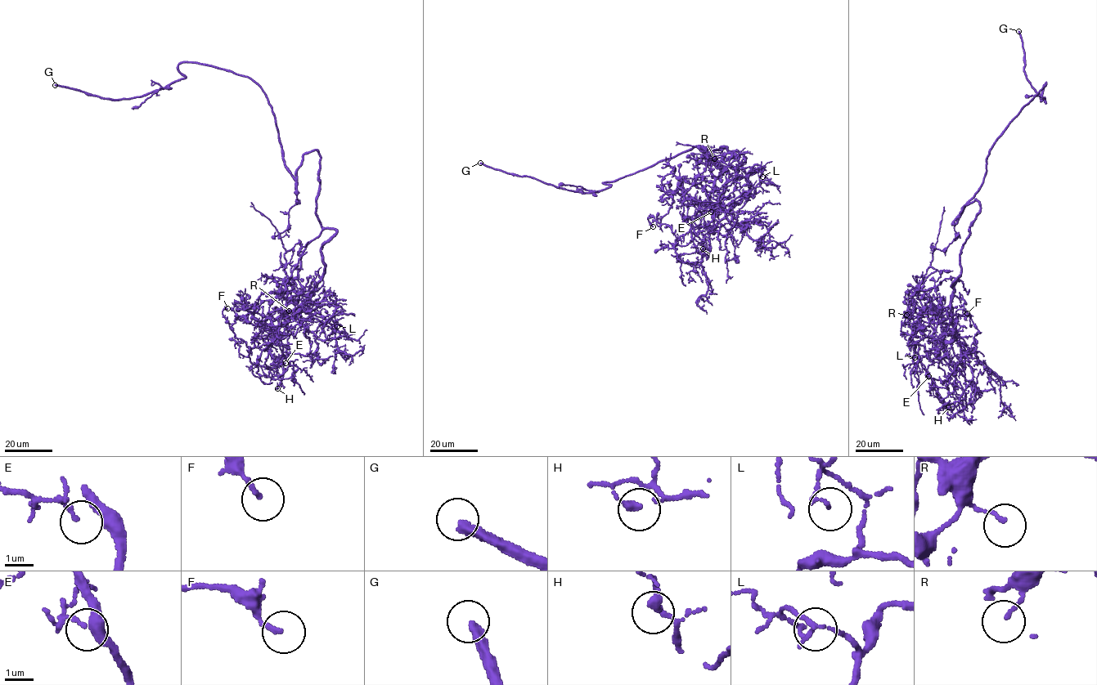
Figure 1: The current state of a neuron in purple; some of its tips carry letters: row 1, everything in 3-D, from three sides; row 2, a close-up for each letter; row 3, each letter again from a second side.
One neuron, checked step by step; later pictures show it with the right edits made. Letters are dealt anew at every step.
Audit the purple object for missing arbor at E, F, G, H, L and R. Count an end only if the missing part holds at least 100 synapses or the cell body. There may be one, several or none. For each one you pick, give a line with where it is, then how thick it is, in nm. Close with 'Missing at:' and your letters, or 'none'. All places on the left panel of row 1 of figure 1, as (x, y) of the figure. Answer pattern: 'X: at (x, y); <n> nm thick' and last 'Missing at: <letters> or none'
G: at (55, 85); 320 nm thick
Missing at: G

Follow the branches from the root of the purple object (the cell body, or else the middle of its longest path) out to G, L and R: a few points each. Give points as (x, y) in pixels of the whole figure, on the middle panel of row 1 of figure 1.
G: (725, 149), (705, 154), (699, 145), (588, 192), (563, 189), (480, 163)
L: (725, 149), (745, 157), (747, 175), (717, 190), (721, 207), (758, 186), (762, 176)
R: (725, 149), (745, 157), (741, 167), (747, 175), (730, 180), (723, 188), (729, 171), (714, 158)

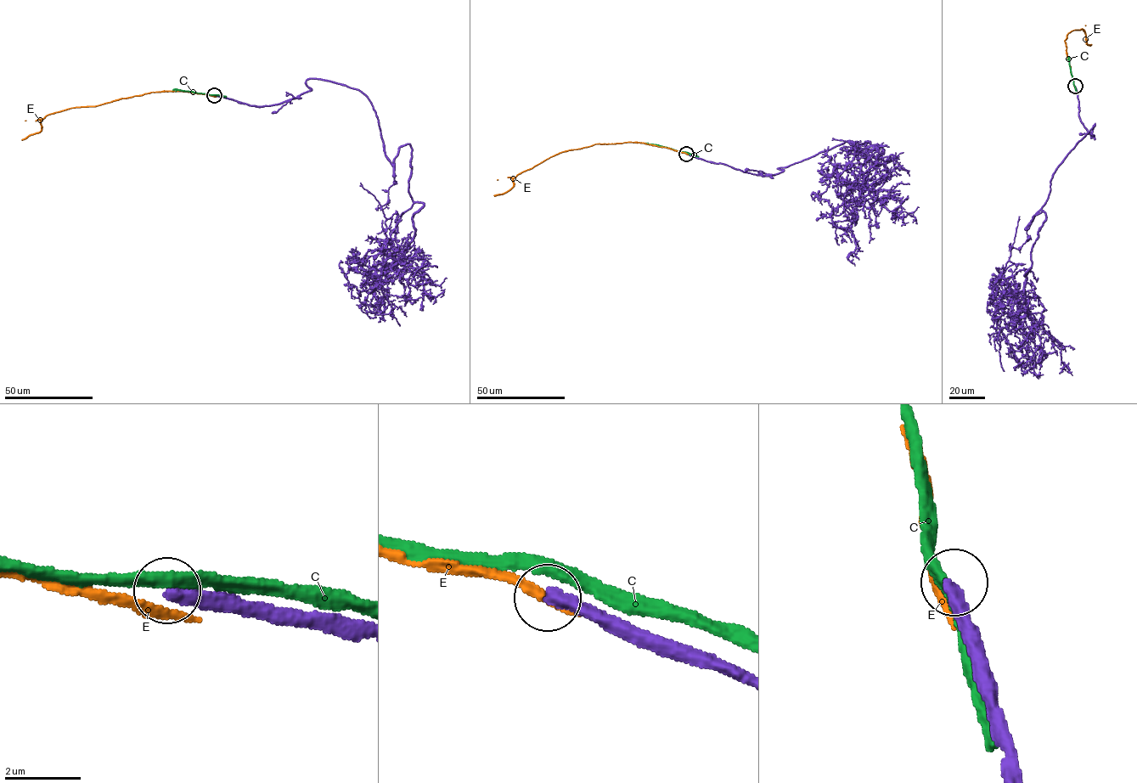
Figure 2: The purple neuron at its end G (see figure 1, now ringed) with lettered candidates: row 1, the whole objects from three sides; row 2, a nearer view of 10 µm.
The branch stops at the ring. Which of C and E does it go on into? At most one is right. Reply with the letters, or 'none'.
none

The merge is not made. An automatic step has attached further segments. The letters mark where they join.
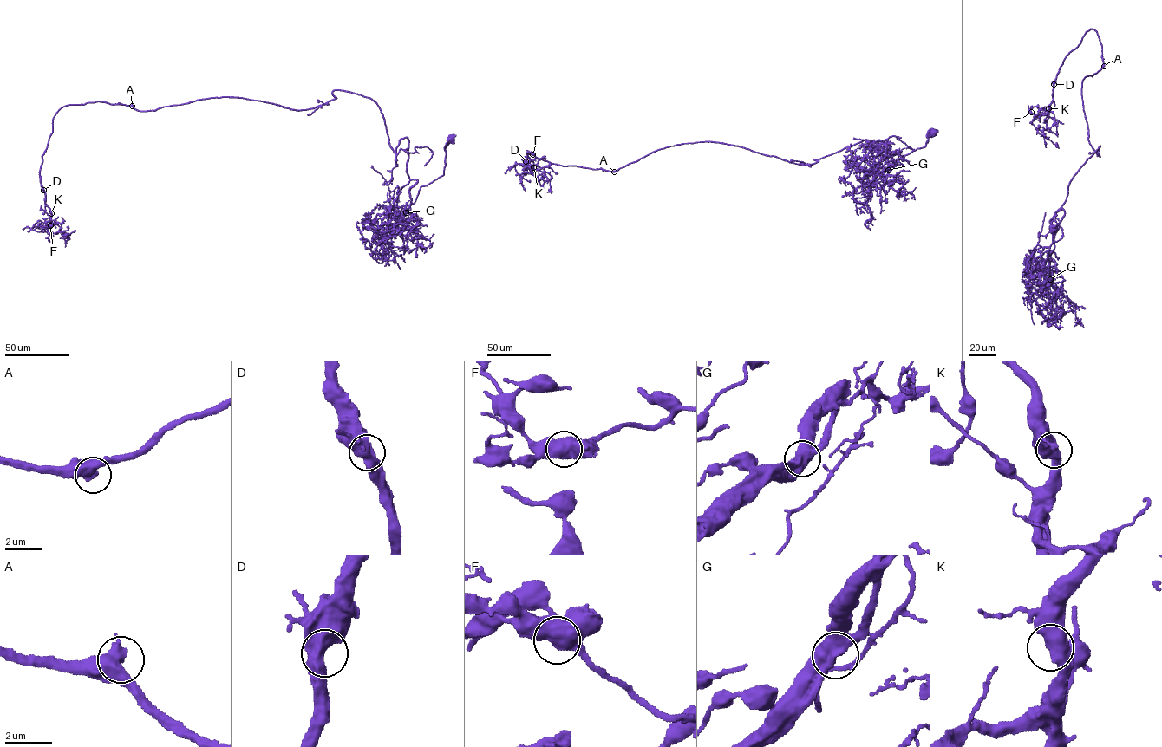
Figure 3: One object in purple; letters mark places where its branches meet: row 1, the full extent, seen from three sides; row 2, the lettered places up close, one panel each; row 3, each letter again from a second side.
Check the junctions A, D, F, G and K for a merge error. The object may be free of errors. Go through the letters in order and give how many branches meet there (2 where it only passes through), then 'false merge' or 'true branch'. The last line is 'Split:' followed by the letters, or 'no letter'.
A: 2 | true branch
D: 2 | true branch
F: 2 | true branch
G: 2 | true branch
K: 2 | true branch
Split: no letter

